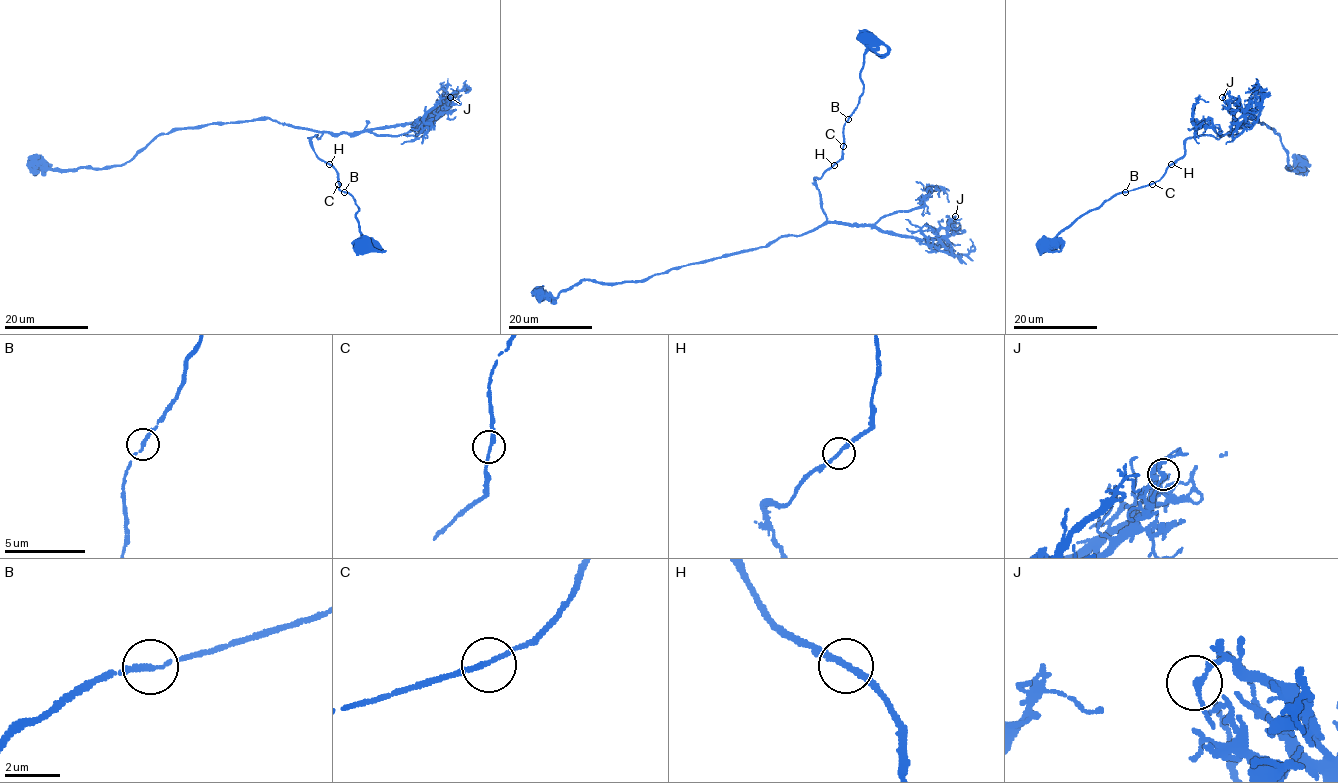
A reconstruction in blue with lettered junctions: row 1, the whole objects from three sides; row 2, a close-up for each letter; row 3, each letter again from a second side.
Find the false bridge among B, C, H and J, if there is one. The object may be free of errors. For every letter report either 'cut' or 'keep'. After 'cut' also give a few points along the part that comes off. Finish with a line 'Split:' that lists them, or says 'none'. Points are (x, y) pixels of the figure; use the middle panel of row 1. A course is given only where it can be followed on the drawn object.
B: keep
C: keep
H: keep
J: keep
Split: none

